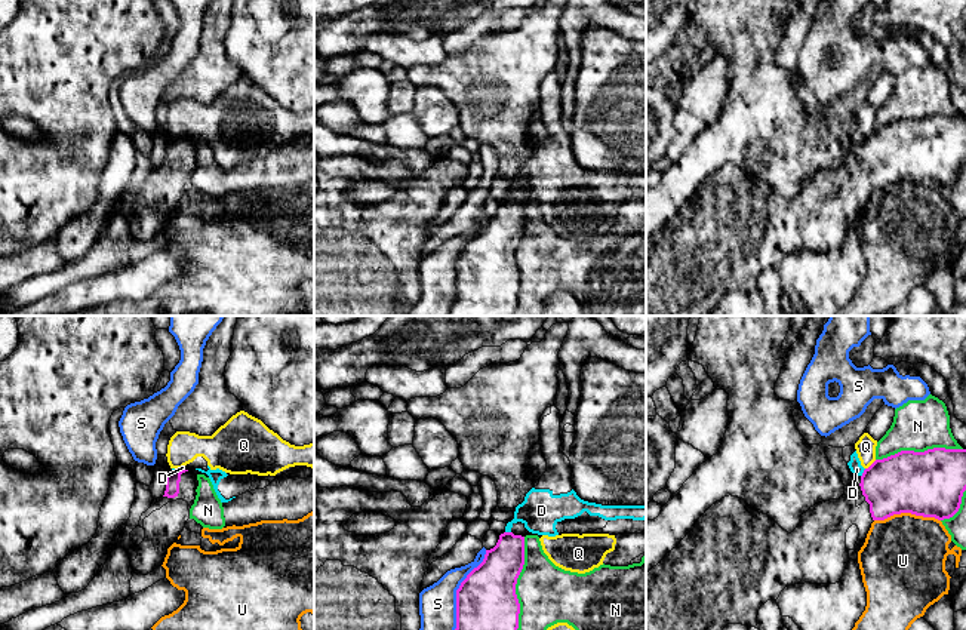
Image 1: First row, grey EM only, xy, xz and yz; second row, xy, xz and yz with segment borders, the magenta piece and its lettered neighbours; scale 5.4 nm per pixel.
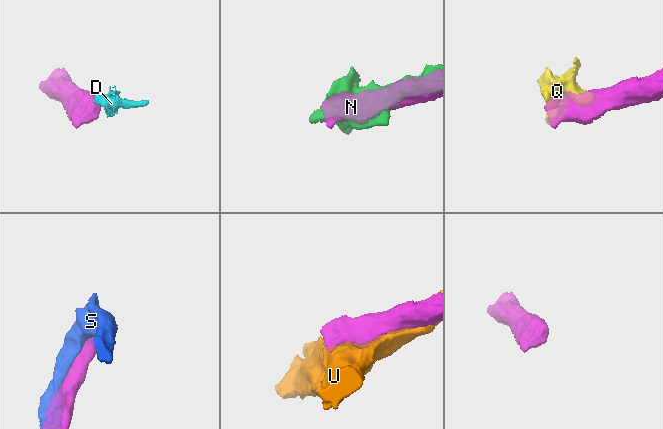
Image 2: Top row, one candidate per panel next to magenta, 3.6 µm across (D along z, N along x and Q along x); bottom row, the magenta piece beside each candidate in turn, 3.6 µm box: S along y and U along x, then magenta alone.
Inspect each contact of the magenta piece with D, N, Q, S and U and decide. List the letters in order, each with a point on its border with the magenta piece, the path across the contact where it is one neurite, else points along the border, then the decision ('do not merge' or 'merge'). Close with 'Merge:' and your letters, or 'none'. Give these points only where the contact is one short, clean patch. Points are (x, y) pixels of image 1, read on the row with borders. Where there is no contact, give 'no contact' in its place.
D: contact yz (863, 473); border yz (865, 469), (861, 476); do not merge
N: contact xz (516, 583); do not merge
Q: contact yz (871, 464); border yz (876, 460), (865, 469); do not merge
S: contact xz (457, 590); do not merge
U: contact yz (907, 512); do not merge
Merge: none

